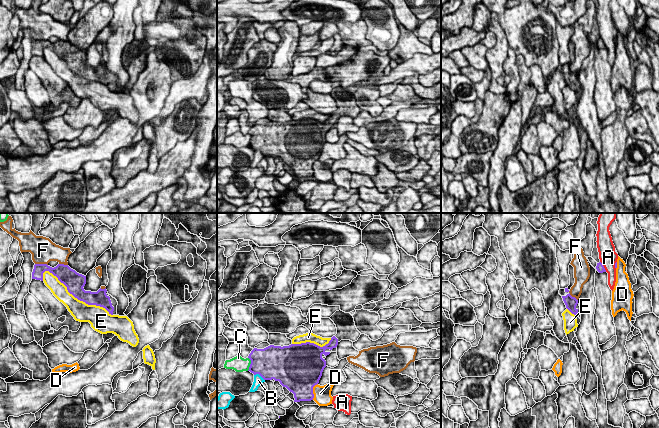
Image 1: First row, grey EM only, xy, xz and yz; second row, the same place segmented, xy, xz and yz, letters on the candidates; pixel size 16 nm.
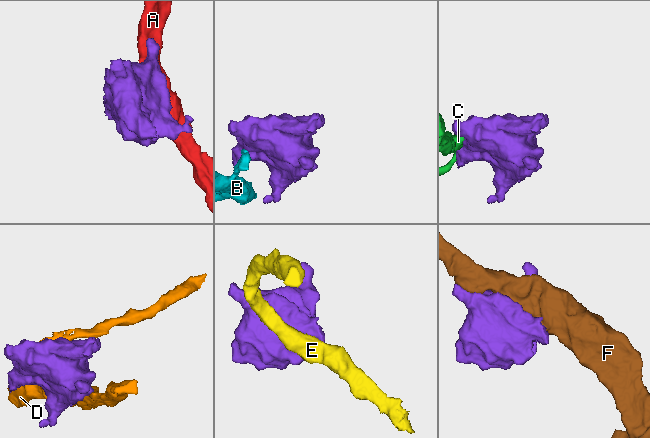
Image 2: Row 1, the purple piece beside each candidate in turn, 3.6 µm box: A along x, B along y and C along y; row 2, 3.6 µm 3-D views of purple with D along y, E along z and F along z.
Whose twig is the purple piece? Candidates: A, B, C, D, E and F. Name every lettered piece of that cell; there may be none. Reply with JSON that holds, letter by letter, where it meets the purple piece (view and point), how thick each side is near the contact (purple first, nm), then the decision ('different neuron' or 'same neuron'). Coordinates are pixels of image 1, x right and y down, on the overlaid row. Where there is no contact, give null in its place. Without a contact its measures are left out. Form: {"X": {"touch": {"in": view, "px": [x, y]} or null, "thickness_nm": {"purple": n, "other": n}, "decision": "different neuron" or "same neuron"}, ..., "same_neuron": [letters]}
{"A": {"touch": {"in": "yz", "px": [603, 266]}, "thickness_nm": {"purple": 130, "other": 300}, "decision": "different neuron"}, "B": {"touch": {"in": "xz", "px": [259, 374]}, "thickness_nm": {"purple": 500, "other": 160}, "decision": "different neuron"}, "C": {"touch": {"in": "xz", "px": [250, 364]}, "thickness_nm": {"purple": 440, "other": 240}, "decision": "different neuron"}, "D": {"touch": {"in": "xz", "px": [312, 391]}, "thickness_nm": {"purple": 460, "other": 280}, "decision": "different neuron"}, "E": {"touch": {"in": "xy", "px": [76, 297]}, "thickness_nm": {"purple": 300, "other": 300}, "decision": "different neuron"}, "F": {"touch": {"in": "xy", "px": [41, 264]}, "thickness_nm": {"purple": 180, "other": 400}, "decision": "different neuron"}, "same_neuron": []}

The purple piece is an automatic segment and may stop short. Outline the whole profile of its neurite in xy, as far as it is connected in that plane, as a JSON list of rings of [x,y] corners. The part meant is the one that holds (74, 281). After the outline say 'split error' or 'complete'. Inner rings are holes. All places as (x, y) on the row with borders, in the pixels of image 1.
[[[35,264],[32,272],[32,279],[43,281],[43,273],[49,271],[63,283],[70,294],[88,305],[96,305],[105,308],[109,314],[117,315],[118,302],[108,294],[106,288],[97,292],[85,291],[86,276],[77,273],[68,265],[58,264],[52,268],[47,264]]]; split error

